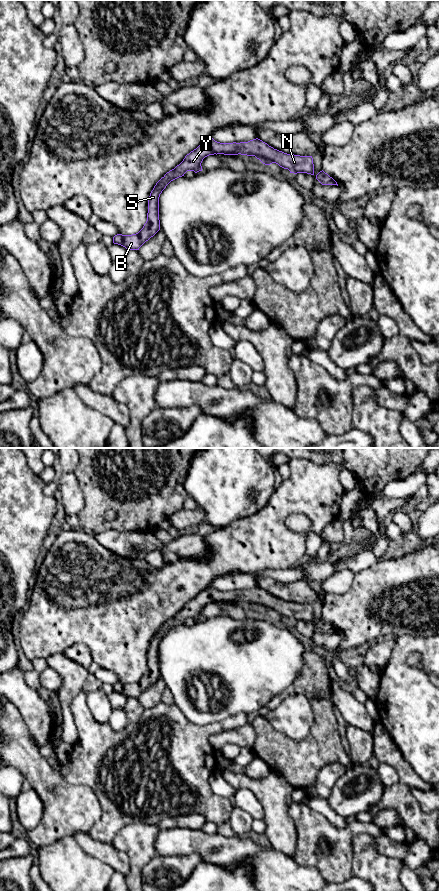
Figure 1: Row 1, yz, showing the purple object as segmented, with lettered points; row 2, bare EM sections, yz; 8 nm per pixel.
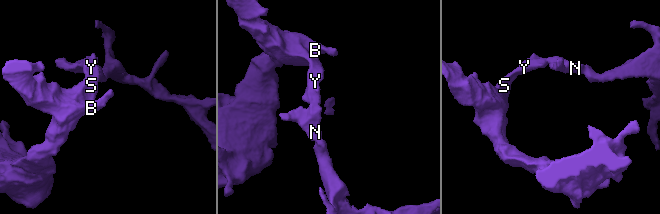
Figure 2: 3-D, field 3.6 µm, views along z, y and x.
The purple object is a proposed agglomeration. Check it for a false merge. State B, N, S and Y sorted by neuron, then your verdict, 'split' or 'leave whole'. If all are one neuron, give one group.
B N S Y; leave whole

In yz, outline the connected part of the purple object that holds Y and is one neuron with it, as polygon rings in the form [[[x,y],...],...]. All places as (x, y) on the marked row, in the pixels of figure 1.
[[[210,136],[156,183],[149,196],[147,221],[143,228],[132,235],[117,234],[113,237],[113,243],[121,245],[127,250],[139,250],[146,241],[160,230],[159,197],[162,191],[171,181],[184,176],[187,171],[194,171],[195,173],[202,171],[203,159],[214,154],[255,156],[265,165],[276,163],[280,167],[288,169],[290,173],[314,175],[312,156],[287,154],[274,149],[258,138],[248,142],[220,143]]]

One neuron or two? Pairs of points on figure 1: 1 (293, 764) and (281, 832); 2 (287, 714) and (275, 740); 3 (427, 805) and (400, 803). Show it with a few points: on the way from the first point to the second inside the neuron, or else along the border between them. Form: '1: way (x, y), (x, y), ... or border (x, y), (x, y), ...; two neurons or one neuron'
1: border (271, 769), (279, 772), (294, 787); two neurons
2: border (264, 717), (277, 730), (295, 740), (301, 740); two neurons
3: border (410, 788), (410, 792), (418, 805), (428, 813); two neurons

